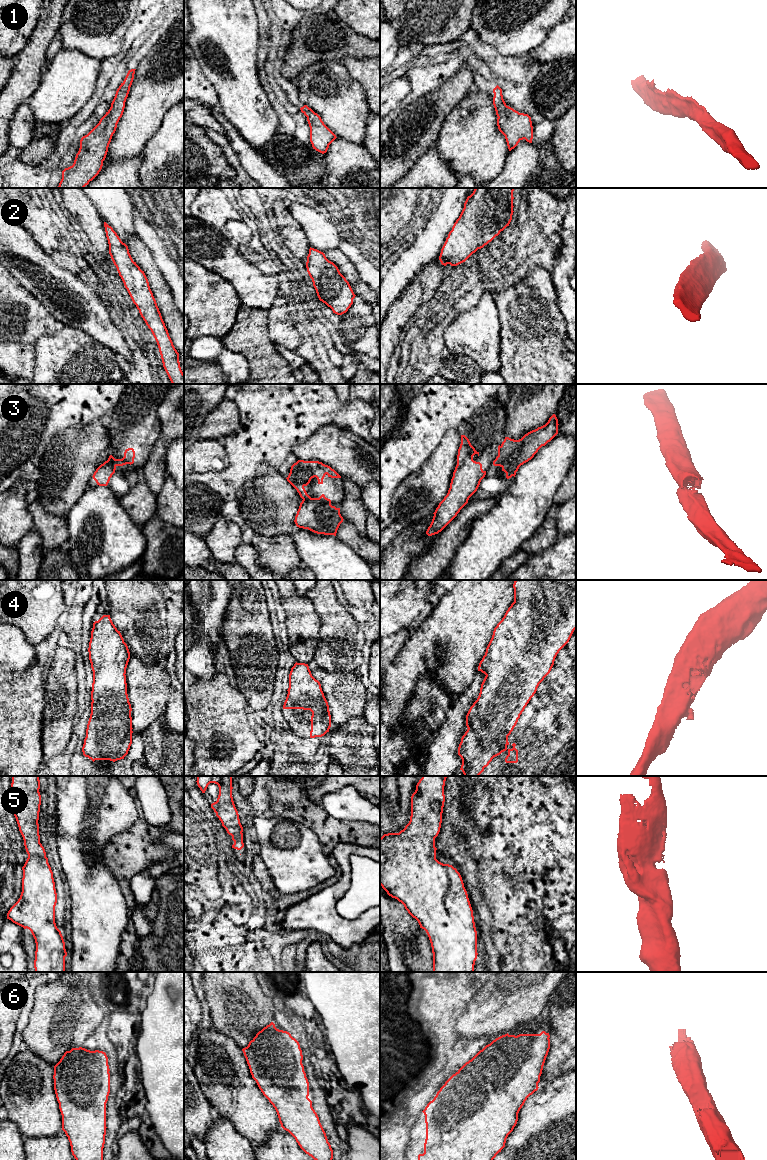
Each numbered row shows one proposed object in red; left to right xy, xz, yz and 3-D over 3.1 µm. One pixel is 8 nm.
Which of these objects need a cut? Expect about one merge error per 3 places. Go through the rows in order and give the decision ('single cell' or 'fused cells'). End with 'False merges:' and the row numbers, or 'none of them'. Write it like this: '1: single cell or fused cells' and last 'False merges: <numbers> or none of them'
1: single cell
2: single cell
3: fused cells
4: single cell
5: single cell
6: single cell
False merges: 3

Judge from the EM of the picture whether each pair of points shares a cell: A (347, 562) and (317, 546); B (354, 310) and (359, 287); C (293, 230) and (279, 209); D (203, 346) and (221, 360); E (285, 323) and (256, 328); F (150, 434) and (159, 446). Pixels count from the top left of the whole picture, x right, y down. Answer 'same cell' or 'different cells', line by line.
A: same cell
B: different cells
C: same cell
D: same cell
E: different cells
F: different cells

